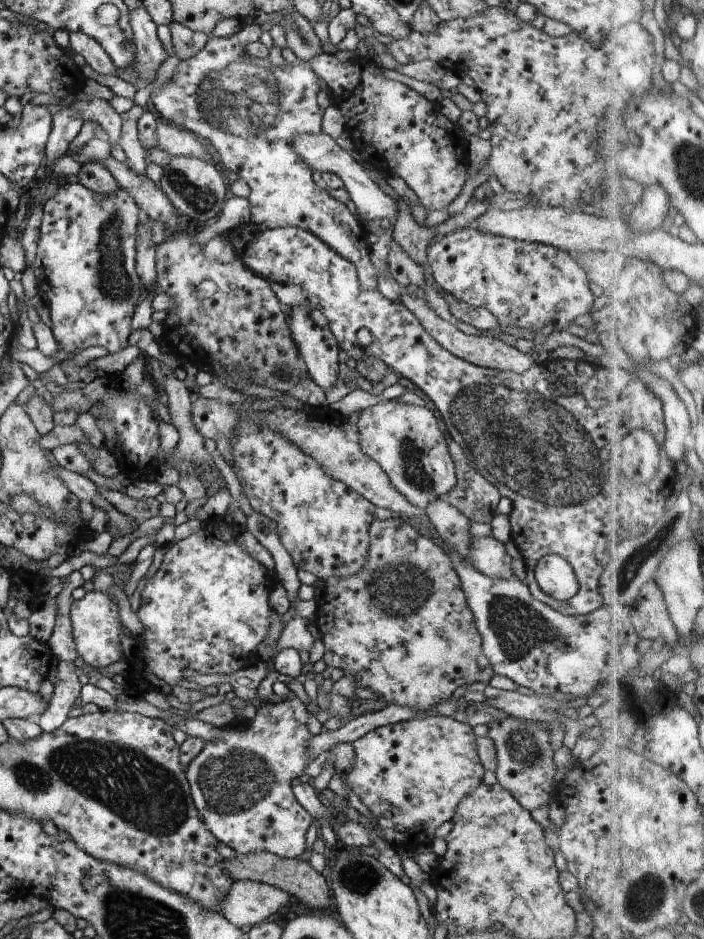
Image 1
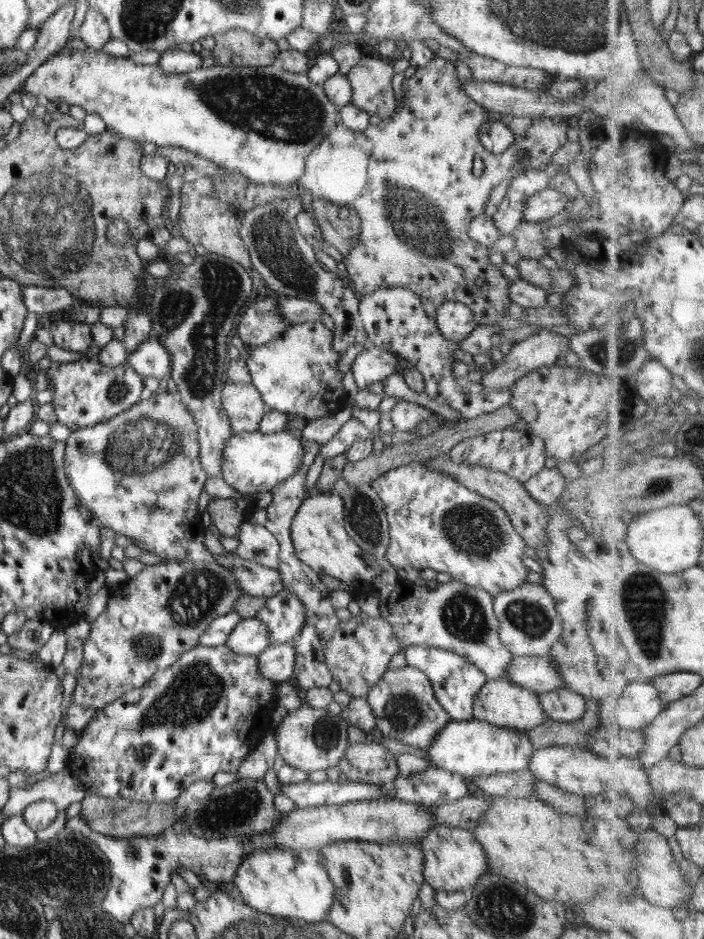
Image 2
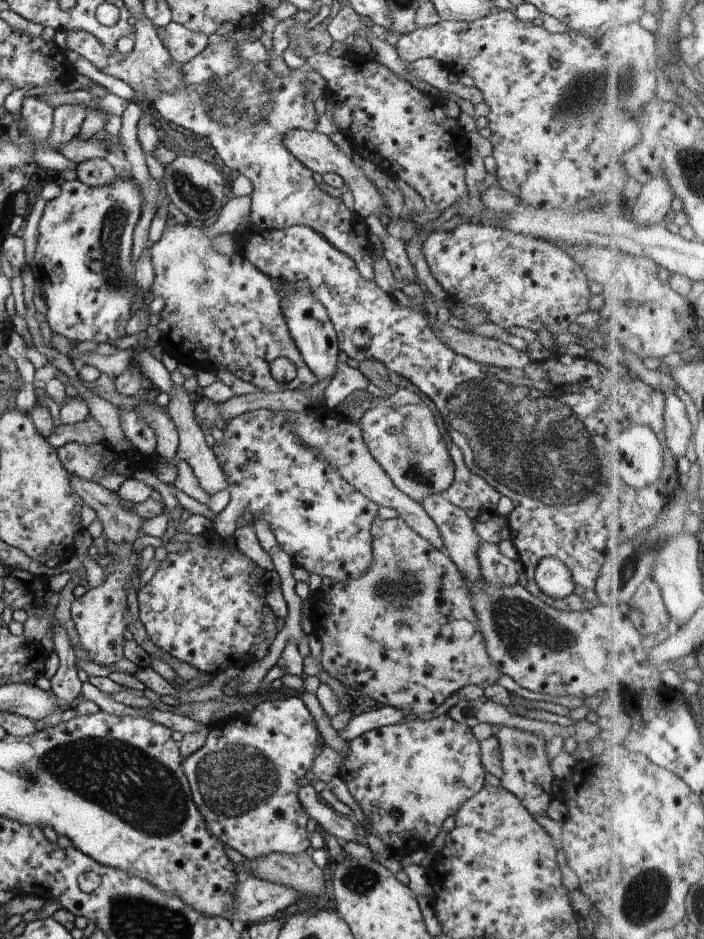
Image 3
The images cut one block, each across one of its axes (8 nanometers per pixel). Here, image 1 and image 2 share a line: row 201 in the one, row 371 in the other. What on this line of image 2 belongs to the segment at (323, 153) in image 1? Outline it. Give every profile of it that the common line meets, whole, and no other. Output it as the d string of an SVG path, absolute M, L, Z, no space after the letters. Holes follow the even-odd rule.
M376 346L364 348L351 364L358 390L366 389L369 384L380 382L397 372L395 368L400 365L400 360L402 358L396 354Z

